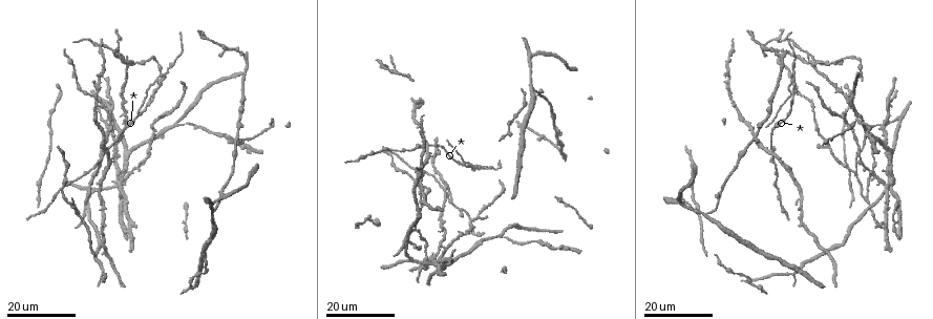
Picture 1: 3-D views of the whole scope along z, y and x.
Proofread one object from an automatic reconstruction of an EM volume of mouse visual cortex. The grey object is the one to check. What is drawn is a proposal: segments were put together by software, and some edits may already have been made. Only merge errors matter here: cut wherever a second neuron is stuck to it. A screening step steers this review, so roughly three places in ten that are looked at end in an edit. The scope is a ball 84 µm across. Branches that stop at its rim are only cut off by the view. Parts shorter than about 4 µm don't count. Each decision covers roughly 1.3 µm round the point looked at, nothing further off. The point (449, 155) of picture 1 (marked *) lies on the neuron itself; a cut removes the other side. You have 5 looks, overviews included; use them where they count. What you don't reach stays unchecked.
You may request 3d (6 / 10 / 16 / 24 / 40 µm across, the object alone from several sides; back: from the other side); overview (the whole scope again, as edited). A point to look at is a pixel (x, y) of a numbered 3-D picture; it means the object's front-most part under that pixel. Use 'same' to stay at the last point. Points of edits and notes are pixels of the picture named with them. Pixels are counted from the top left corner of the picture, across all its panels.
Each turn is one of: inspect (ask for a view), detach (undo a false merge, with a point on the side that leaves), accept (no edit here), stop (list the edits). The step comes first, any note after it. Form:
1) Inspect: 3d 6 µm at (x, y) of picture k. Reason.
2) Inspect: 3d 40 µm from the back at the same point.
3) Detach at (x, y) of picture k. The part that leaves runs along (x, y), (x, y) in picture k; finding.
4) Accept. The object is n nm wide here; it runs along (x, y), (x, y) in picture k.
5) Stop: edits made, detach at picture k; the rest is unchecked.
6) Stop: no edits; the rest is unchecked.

Inspect: 3d 24 µm at (885, 141) of picture 1.

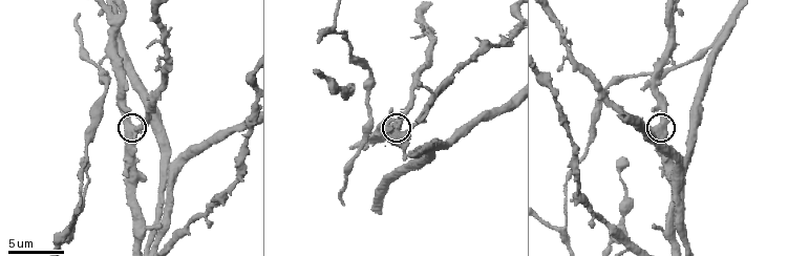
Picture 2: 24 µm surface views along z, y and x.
Inspect: 3d 6 µm at (658, 129) of picture 2. Zoom in.

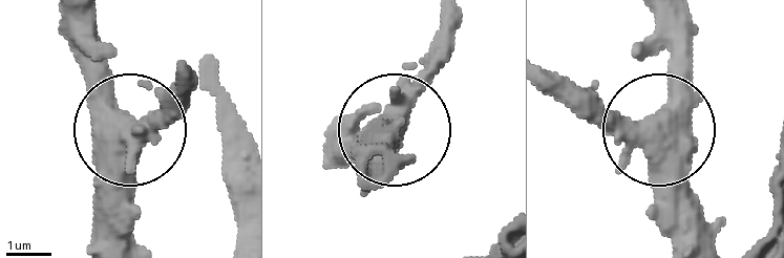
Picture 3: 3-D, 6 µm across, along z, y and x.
Accept. The side arm is 21 µm long; one neuron here.

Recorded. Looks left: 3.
Inspect: 3d 10 µm at (100, 64) of picture 2. Small branch off a trunk.

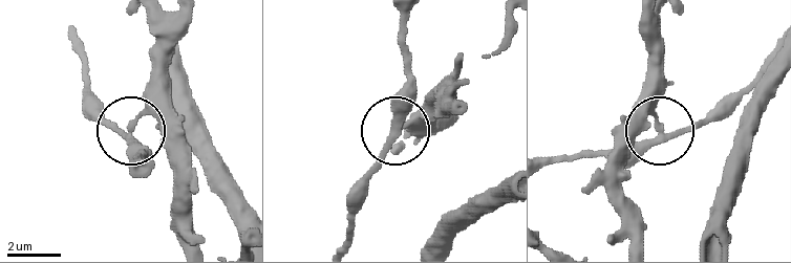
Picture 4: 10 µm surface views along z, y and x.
Accept. It runs along (405, 17), (409, 105), (382, 159), (350, 191) in picture 4; continuous, no second neuron.

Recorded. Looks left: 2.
Inspect: 3d 16 µm at (154, 81) of picture 1. A fork.

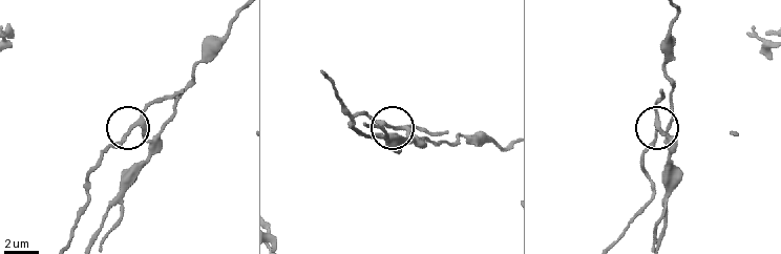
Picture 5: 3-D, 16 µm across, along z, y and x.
Inspect: 3d 6 µm at (656, 123) of picture 5.

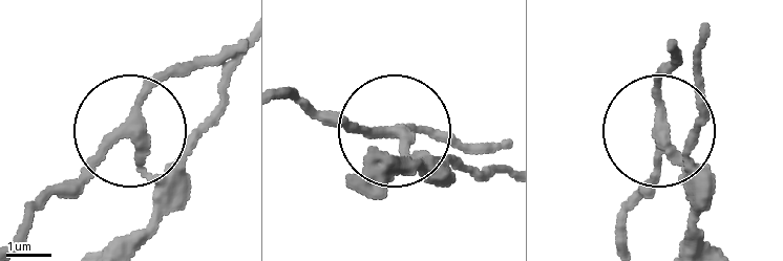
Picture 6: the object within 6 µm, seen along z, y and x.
Accept. The object is 240 nm wide here; it runs along (377, 154), (422, 166), (388, 135), (313, 113) in picture 6; one neuron here.

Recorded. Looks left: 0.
Stop: no edits; the rest is unchecked.

